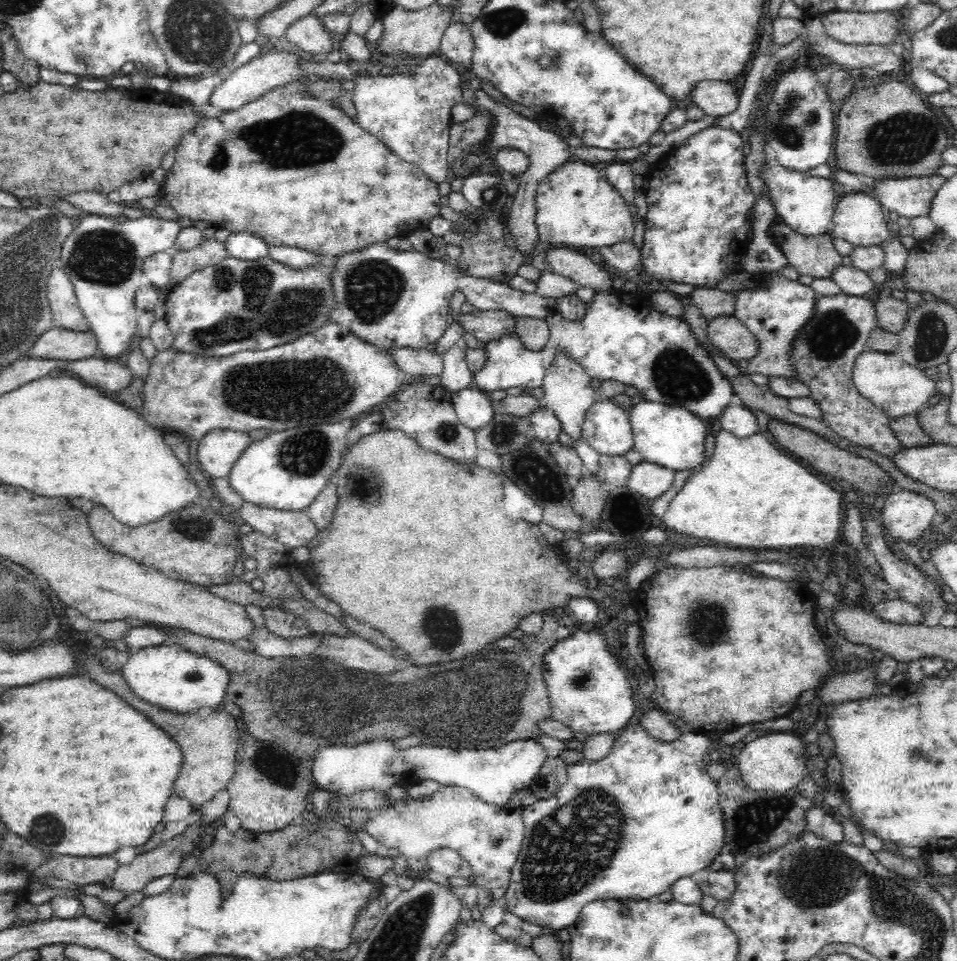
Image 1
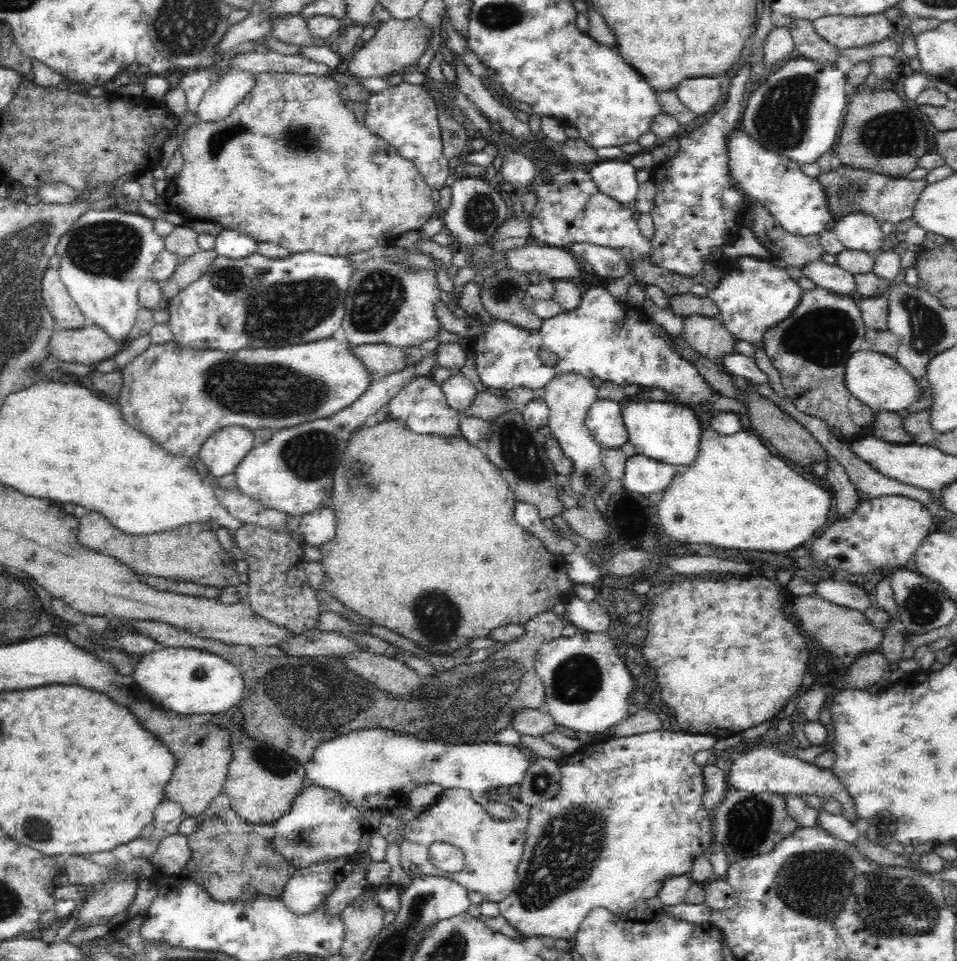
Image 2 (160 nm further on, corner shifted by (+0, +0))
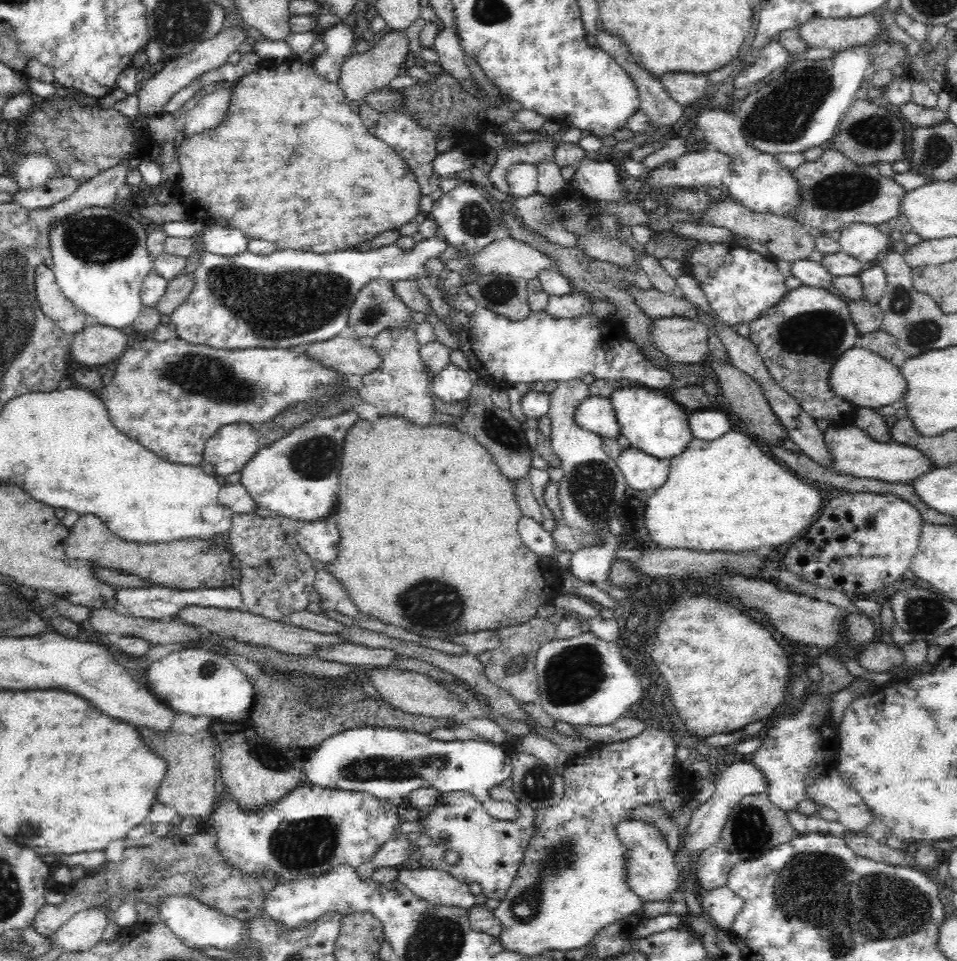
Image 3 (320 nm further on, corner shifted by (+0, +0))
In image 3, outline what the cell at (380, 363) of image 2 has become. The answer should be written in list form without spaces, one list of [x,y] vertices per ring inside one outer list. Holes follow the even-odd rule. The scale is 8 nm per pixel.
[[[335,336],[330,340],[312,341],[297,349],[308,353],[310,358],[320,361],[320,364],[329,369],[336,369],[345,376],[370,374],[380,366],[381,358],[372,349],[368,342],[359,339]]]

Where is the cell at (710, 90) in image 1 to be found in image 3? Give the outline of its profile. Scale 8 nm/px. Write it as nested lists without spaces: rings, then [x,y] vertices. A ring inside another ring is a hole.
[[[668,72],[658,80],[664,85],[669,98],[681,104],[682,107],[704,98],[704,94],[709,93],[710,83],[706,75]]]

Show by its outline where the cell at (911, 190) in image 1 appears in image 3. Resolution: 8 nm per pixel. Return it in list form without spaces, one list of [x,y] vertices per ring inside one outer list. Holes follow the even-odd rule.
[[[825,147],[818,158],[806,161],[791,171],[800,189],[800,207],[796,214],[786,218],[822,233],[840,230],[846,225],[862,223],[876,226],[882,222],[892,224],[898,216],[905,190],[893,179],[881,175],[873,165],[856,164],[838,149]]]

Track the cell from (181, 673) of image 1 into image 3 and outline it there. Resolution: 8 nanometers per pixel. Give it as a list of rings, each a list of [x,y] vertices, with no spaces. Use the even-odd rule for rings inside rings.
[[[198,646],[172,652],[147,668],[147,687],[153,695],[174,712],[192,716],[210,716],[222,722],[249,718],[254,706],[253,684],[226,654]]]

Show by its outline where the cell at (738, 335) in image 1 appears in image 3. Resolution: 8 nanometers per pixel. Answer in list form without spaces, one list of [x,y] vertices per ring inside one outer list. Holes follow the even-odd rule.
[[[686,317],[652,319],[650,340],[662,354],[681,363],[700,363],[708,356],[710,332],[701,321]]]

